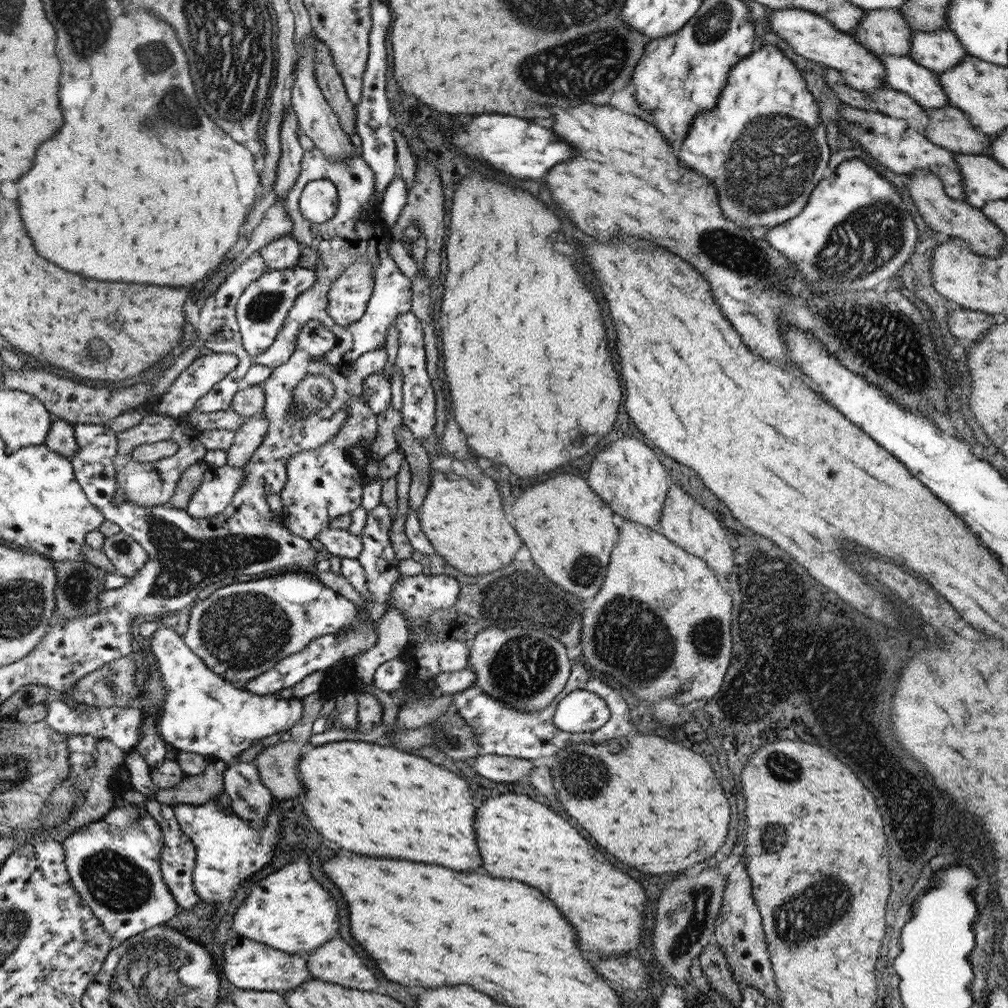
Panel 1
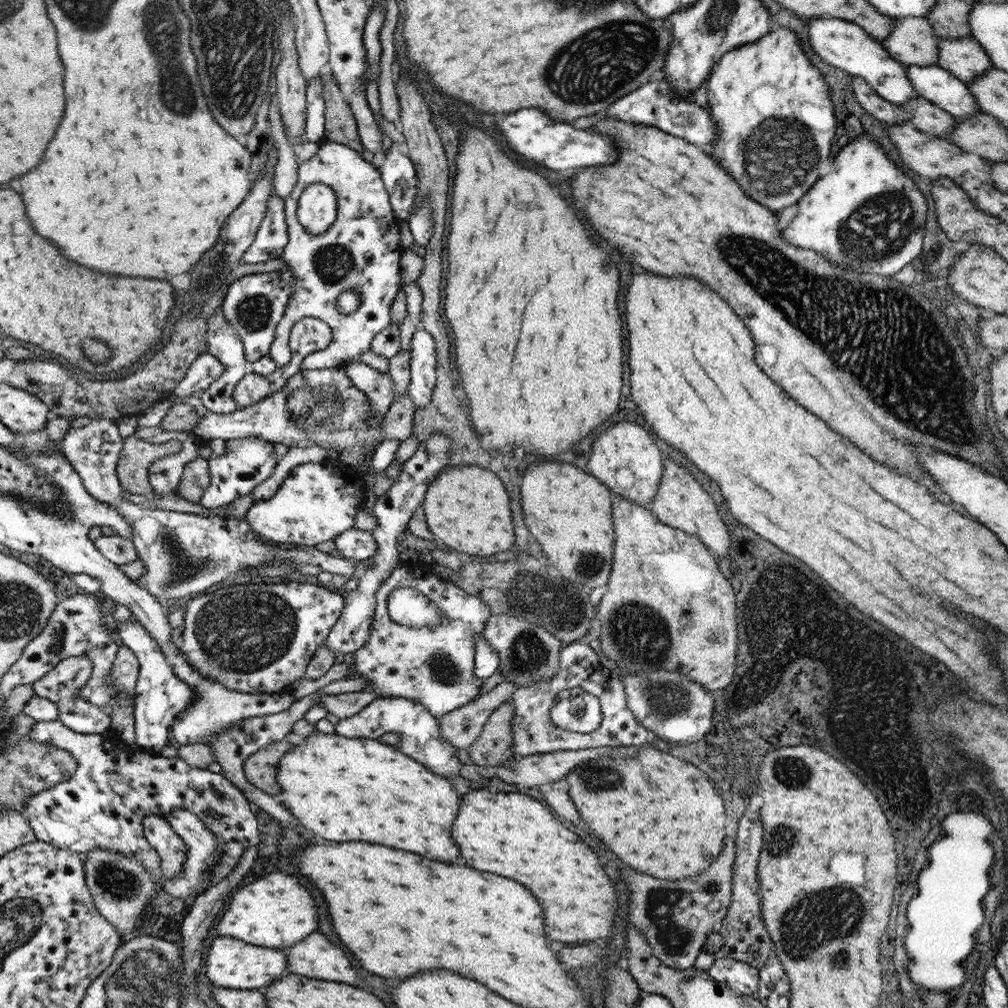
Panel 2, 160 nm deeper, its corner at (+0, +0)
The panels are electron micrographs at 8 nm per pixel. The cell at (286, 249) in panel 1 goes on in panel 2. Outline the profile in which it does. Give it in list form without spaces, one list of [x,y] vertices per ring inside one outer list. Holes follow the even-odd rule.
[[[272,193],[264,221],[257,229],[254,242],[243,254],[242,264],[257,264],[280,259],[287,242],[285,202],[282,197]]]

